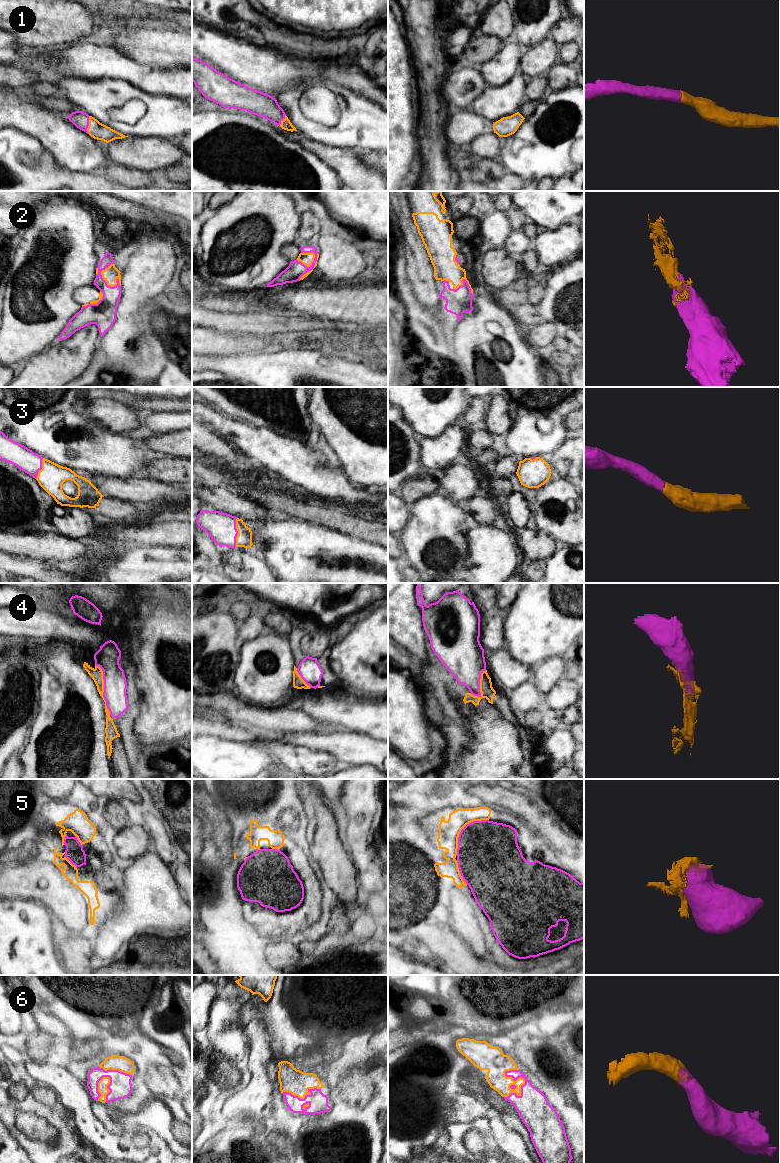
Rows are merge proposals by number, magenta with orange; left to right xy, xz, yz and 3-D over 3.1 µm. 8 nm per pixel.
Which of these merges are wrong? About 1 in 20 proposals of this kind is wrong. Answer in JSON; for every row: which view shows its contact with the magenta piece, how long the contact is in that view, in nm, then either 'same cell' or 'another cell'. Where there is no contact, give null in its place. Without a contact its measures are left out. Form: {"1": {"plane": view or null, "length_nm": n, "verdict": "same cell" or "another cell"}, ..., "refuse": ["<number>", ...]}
{"1": {"plane": "xy", "length_nm": 140, "verdict": "same cell"}, "2": {"plane": "xz", "length_nm": 280, "verdict": "same cell"}, "3": {"plane": "xz", "length_nm": 240, "verdict": "same cell"}, "4": {"plane": "xy", "length_nm": 420, "verdict": "same cell"}, "5": {"plane": "yz", "length_nm": 400, "verdict": "same cell"}, "6": {"plane": "yz", "length_nm": 260, "verdict": "same cell"}, "refuse": []}

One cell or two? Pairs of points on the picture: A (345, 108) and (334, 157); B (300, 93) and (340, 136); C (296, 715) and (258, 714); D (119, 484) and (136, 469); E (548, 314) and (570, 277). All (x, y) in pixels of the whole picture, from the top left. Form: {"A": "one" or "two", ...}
{"A": "two", "B": "one", "C": "one", "D": "two", "E": "one"}

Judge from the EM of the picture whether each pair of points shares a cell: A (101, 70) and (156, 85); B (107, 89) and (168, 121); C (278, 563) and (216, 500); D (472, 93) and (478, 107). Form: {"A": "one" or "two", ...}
{"A": "one", "B": "one", "C": "two", "D": "two"}

